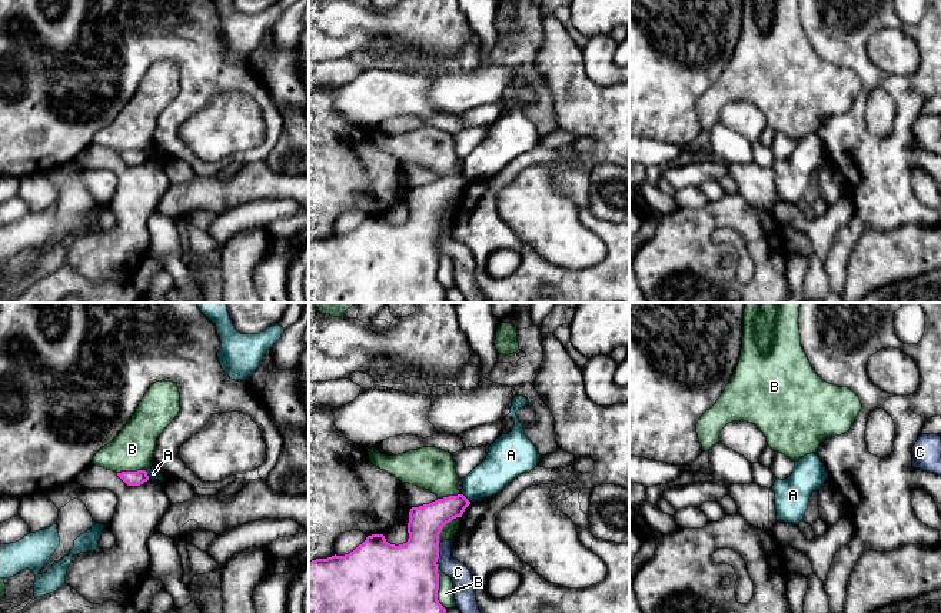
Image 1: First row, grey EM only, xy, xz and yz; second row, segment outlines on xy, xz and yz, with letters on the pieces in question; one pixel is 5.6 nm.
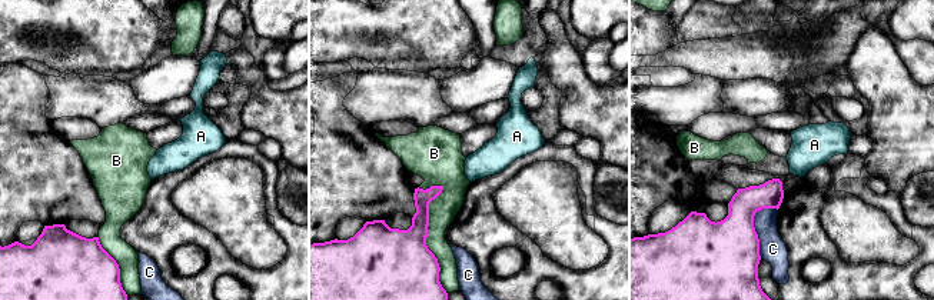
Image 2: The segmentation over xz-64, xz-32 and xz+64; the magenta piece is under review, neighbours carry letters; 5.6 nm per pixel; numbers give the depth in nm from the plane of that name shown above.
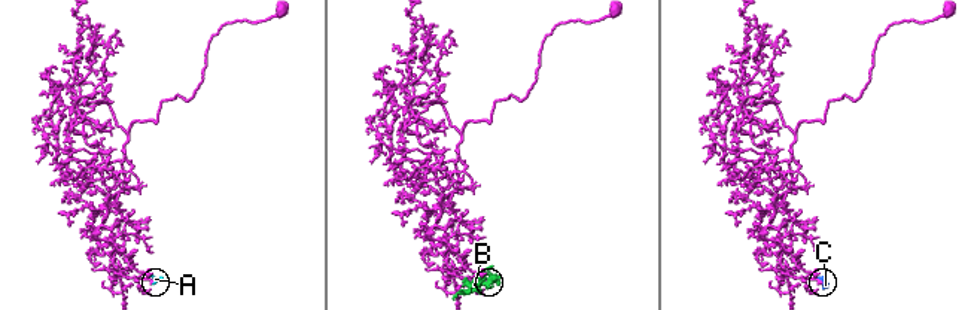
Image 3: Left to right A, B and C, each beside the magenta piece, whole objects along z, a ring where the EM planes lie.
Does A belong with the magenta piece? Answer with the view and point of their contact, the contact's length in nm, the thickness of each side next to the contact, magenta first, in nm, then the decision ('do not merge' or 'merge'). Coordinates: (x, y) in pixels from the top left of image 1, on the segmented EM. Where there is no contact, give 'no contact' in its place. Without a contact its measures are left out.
contact xy (146, 475); length 50 nm; calibres 80 and 70 nm; do not merge

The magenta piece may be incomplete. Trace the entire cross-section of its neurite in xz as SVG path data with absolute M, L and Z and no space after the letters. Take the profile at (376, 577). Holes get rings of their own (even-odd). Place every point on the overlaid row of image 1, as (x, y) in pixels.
M458 494L412 507L406 543L395 546L372 534L349 554L309 562L309 613L446 613L438 600L439 534L469 504Z

